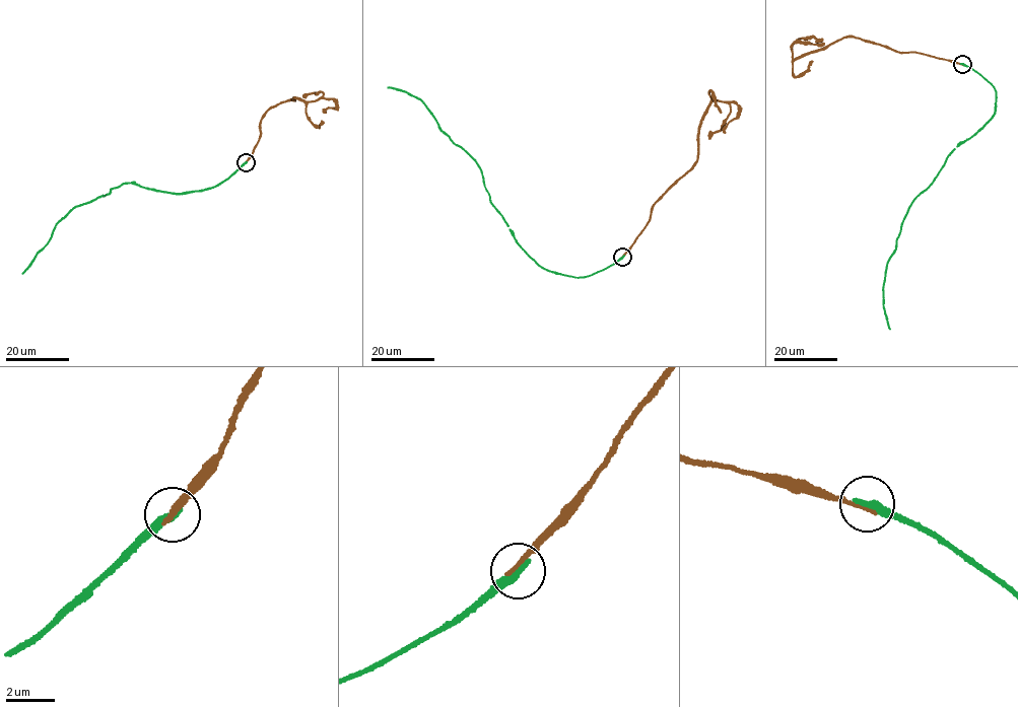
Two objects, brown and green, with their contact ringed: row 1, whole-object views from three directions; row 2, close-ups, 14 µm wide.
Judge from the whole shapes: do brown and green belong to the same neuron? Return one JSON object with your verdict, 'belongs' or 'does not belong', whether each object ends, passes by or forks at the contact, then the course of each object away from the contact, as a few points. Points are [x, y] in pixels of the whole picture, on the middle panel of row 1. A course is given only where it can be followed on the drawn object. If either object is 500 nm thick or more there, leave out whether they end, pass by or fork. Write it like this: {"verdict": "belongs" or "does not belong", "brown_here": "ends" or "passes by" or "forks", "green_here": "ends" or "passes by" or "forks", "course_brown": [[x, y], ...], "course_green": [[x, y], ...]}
{"verdict": "does not belong", "brown_here": "ends", "green_here": "ends", "course_brown": [[622, 257], [650, 218], [652, 205], [692, 168], [698, 127], [711, 101], [738, 105], [725, 133]], "course_green": [[622, 257], [585, 276], [556, 274], [538, 265], [491, 203], [478, 163], [440, 129], [421, 100], [388, 87]]}

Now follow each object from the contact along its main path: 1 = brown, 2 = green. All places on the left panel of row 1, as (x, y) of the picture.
1: (245, 162), (259, 139), (261, 118), (272, 107), (292, 96), (333, 99), (337, 107), (326, 111)
2: (245, 162), (215, 186), (183, 194), (133, 182), (111, 189), (67, 213), (22, 274)

